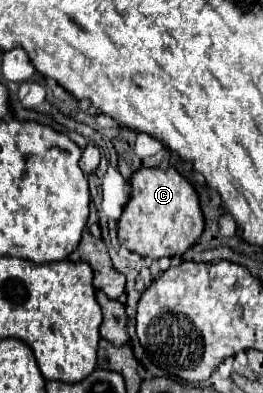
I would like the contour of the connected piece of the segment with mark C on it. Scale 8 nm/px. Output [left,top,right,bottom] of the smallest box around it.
[118,168,204,260]

